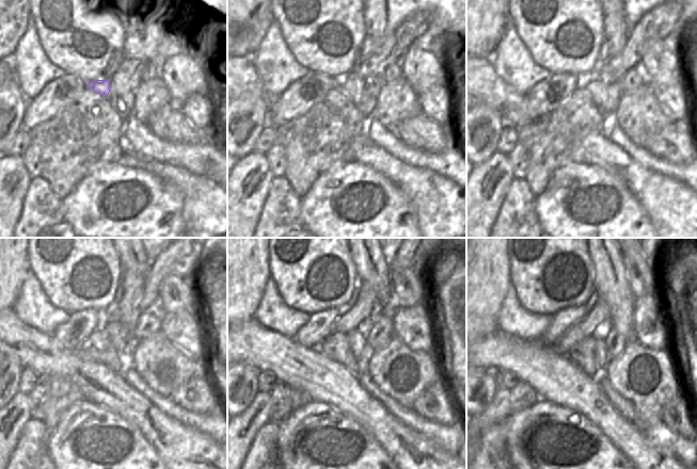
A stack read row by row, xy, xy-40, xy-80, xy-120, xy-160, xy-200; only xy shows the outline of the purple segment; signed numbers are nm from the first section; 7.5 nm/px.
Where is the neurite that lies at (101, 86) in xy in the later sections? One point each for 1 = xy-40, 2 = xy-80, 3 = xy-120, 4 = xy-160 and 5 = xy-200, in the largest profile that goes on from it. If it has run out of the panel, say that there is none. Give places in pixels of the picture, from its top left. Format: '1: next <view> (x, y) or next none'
1: next xy-40 (351, 84)
2: next xy-80 (598, 92)
3: next xy-120 (117, 335)
4: next xy-160 (361, 350)
5: next xy-200 (600, 351)

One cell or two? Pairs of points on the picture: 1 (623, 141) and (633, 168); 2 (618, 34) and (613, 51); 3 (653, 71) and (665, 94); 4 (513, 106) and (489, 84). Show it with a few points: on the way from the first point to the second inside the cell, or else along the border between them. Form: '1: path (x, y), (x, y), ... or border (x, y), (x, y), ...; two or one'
1: border (610, 140), (643, 166), (650, 170); two
2: path (615, 38), (614, 47); one
3: border (646, 79), (652, 82), (678, 83), (684, 86); two
4: path (507, 102), (495, 91); one

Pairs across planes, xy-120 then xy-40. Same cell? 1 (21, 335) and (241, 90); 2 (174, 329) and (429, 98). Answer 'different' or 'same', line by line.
1: same
2: same

